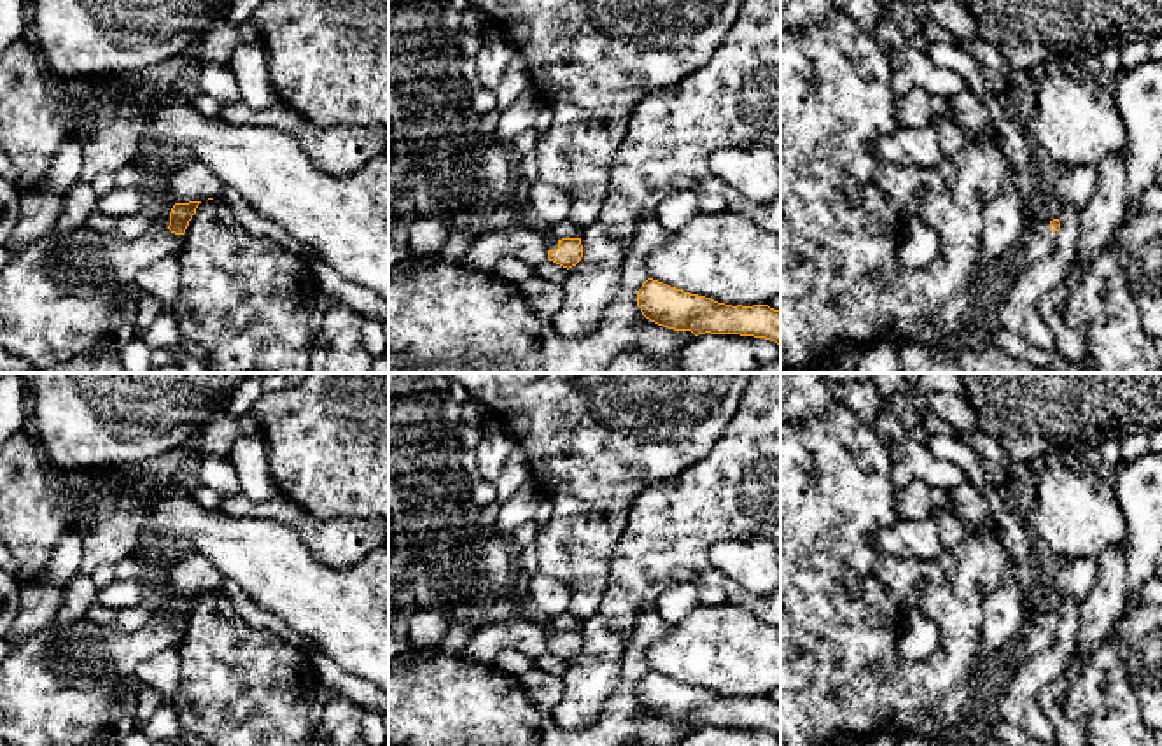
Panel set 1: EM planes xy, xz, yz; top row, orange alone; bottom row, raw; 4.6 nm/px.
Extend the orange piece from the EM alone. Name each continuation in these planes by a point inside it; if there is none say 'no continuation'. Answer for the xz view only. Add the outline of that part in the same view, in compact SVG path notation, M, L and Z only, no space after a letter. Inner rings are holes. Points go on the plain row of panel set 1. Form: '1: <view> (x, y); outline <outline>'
1: xz (438, 547); outline M388 373L388 522L394 536L388 578L411 583L415 608L441 609L450 627L480 630L536 618L542 625L546 641L556 643L558 632L546 618L537 616L523 597L516 550L509 536L497 529L490 534L480 531L478 506L471 499L472 476L458 457L462 440L457 427L462 422L462 410L448 394L450 385L452 380L444 373Z

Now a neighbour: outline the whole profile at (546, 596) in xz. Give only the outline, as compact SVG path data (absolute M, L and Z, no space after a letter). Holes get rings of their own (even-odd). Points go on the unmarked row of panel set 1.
M542 573L523 578L522 592L534 615L546 620L565 613L572 601L572 592L564 581Z

